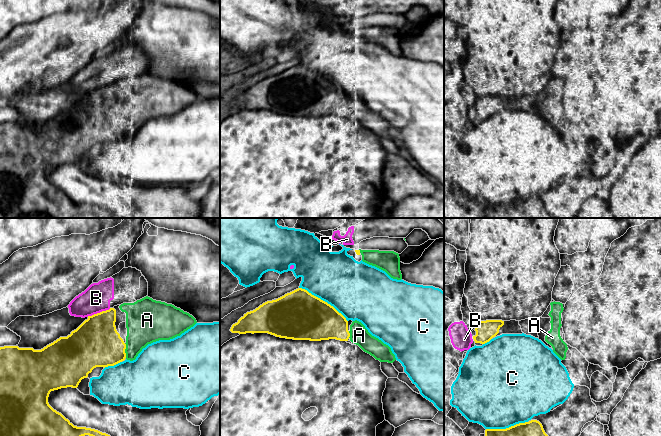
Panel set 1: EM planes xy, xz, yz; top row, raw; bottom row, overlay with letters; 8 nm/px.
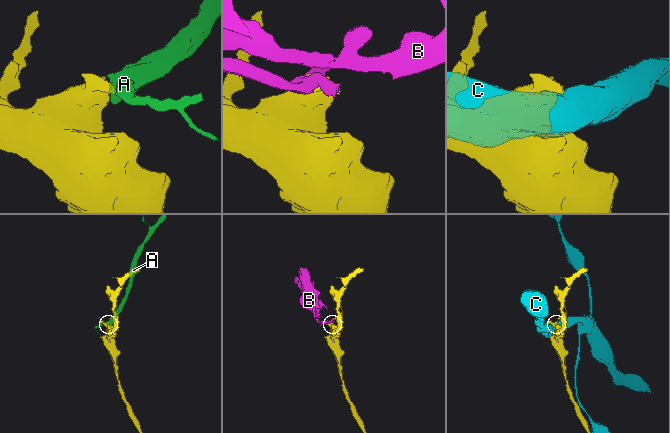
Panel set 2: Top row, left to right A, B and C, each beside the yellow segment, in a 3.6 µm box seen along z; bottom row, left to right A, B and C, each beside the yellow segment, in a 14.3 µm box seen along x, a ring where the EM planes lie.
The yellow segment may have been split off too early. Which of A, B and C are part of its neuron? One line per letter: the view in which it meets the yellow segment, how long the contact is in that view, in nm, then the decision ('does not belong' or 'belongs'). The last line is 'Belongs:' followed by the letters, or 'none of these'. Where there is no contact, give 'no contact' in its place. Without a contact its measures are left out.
A: xy | 120 nm | belongs
B: xy | 200 nm | does not belong
C: xz | 480 nm | does not belong
Belongs: A

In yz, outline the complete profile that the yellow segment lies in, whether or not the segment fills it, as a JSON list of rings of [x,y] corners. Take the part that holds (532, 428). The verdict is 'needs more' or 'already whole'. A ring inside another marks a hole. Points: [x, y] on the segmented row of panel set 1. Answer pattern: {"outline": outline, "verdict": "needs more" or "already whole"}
{"outline": [[[537,420],[519,423],[506,429],[486,429],[485,436],[548,436]]], "verdict": "already whole"}

